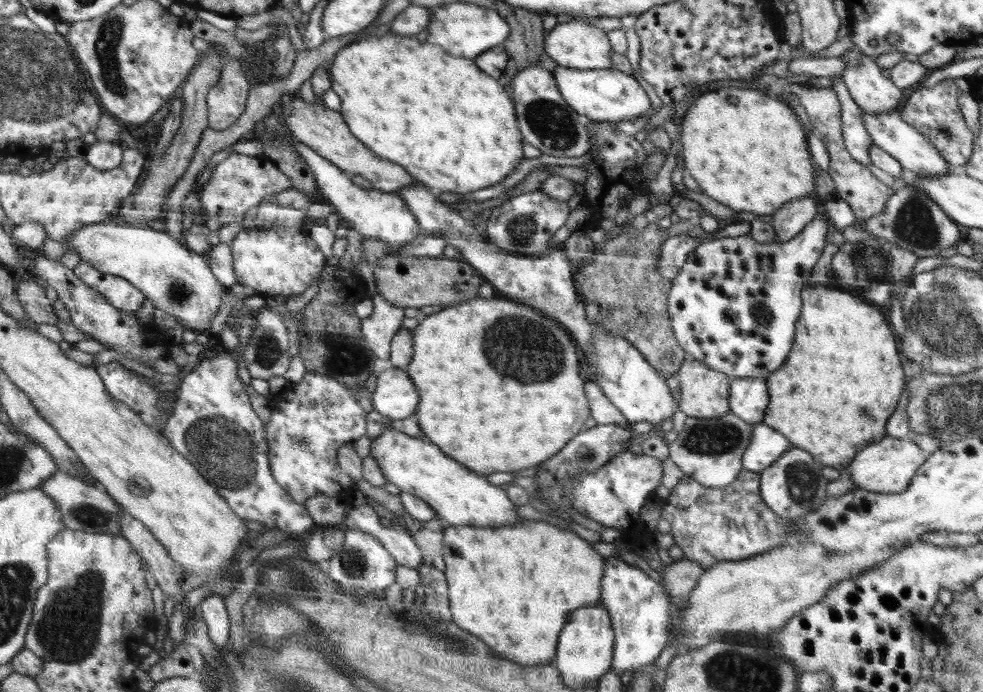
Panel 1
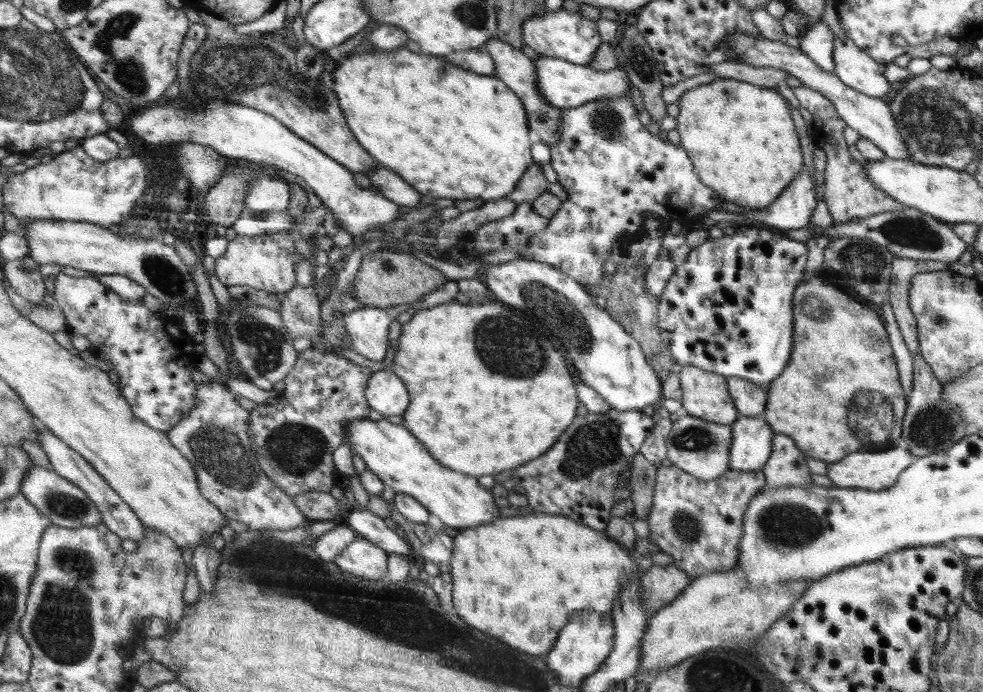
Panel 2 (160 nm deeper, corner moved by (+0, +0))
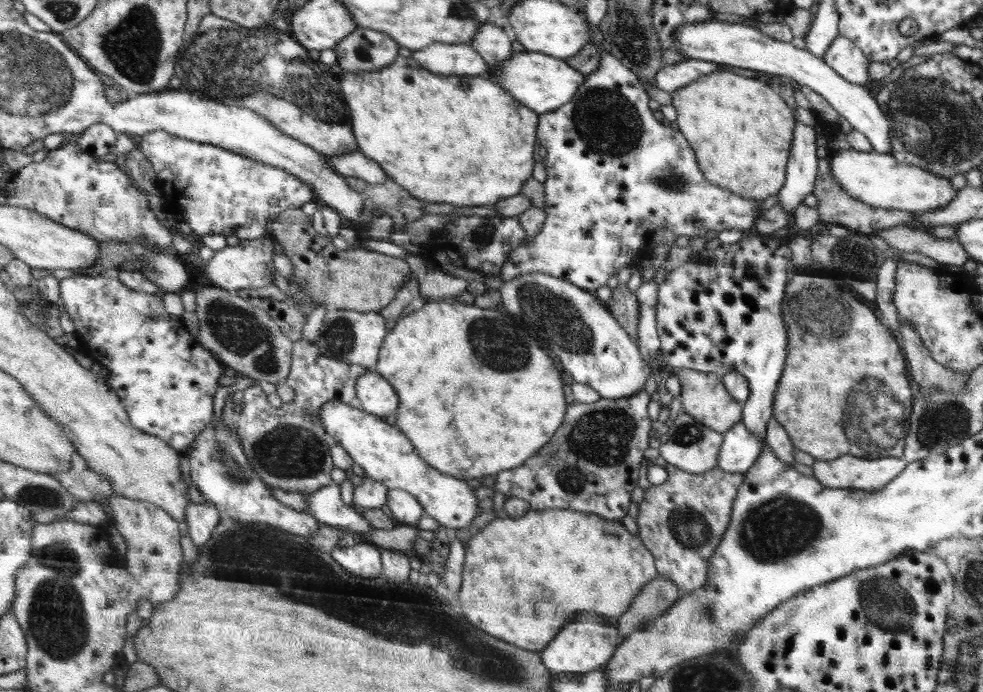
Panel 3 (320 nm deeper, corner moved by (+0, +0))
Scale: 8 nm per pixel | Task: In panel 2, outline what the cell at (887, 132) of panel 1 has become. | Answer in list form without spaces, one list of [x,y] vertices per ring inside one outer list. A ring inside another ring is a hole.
[[[735,34],[728,47],[740,54],[741,60],[752,67],[772,67],[785,70],[794,78],[798,78],[804,86],[823,94],[834,105],[837,115],[845,121],[847,127],[856,130],[861,137],[873,142],[888,158],[911,160],[910,147],[902,137],[895,115],[888,103],[846,86],[835,73],[822,70],[800,49],[784,46],[782,41],[768,40],[748,34]]]

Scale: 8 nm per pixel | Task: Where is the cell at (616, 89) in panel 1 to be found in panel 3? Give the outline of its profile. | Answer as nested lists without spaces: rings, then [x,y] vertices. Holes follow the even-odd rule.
[[[523,51],[514,53],[510,60],[499,69],[488,70],[487,76],[502,82],[502,87],[508,91],[524,106],[531,107],[538,114],[544,114],[566,105],[574,98],[579,86],[587,80],[587,75],[568,66],[562,58],[555,58],[548,54]]]

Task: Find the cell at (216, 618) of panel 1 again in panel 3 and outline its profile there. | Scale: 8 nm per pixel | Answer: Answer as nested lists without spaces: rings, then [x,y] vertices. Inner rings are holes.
[[[206,501],[206,504],[191,504],[186,510],[186,524],[188,533],[194,545],[199,550],[211,541],[211,535],[219,526],[220,512],[216,506]]]

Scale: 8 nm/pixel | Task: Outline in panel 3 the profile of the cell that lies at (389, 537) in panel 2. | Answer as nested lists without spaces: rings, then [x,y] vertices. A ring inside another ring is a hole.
[[[332,483],[308,495],[308,513],[321,525],[344,527],[368,534],[374,527],[353,506],[346,506],[341,500],[339,486]]]

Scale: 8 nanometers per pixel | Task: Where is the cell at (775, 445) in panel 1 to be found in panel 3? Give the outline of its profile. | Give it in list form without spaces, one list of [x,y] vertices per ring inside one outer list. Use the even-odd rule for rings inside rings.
[[[744,422],[731,426],[724,433],[718,468],[730,473],[747,473],[762,456],[764,442]]]

